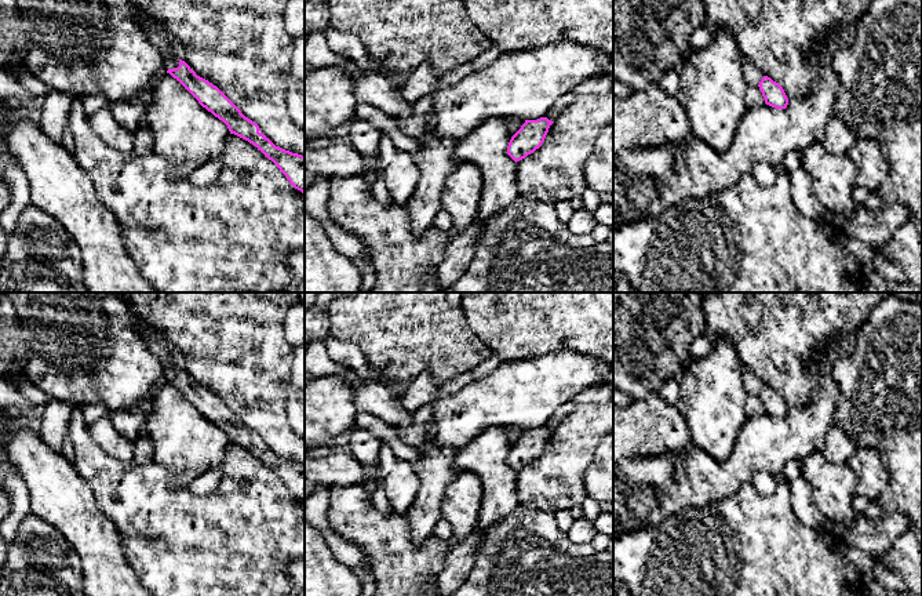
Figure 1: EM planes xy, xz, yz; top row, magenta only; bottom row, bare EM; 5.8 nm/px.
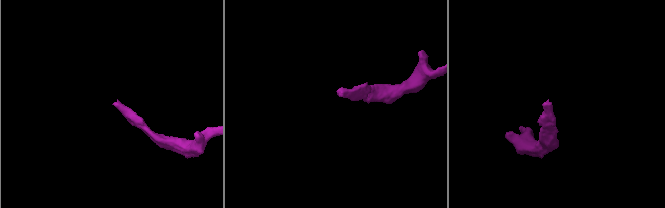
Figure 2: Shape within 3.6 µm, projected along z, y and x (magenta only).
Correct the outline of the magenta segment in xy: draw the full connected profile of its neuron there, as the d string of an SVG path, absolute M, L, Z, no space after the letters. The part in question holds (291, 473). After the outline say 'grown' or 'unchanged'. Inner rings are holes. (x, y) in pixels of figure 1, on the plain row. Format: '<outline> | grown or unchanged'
M142 330L142 334L149 350L163 363L167 382L176 388L203 417L222 429L230 443L256 455L280 477L295 498L305 502L305 465L276 455L259 441L259 435L245 426L216 395L197 385L185 370L175 364L171 357L171 346L163 338L147 330Z | grown

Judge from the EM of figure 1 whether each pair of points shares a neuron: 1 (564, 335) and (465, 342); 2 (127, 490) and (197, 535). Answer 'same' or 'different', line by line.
1: different
2: same

